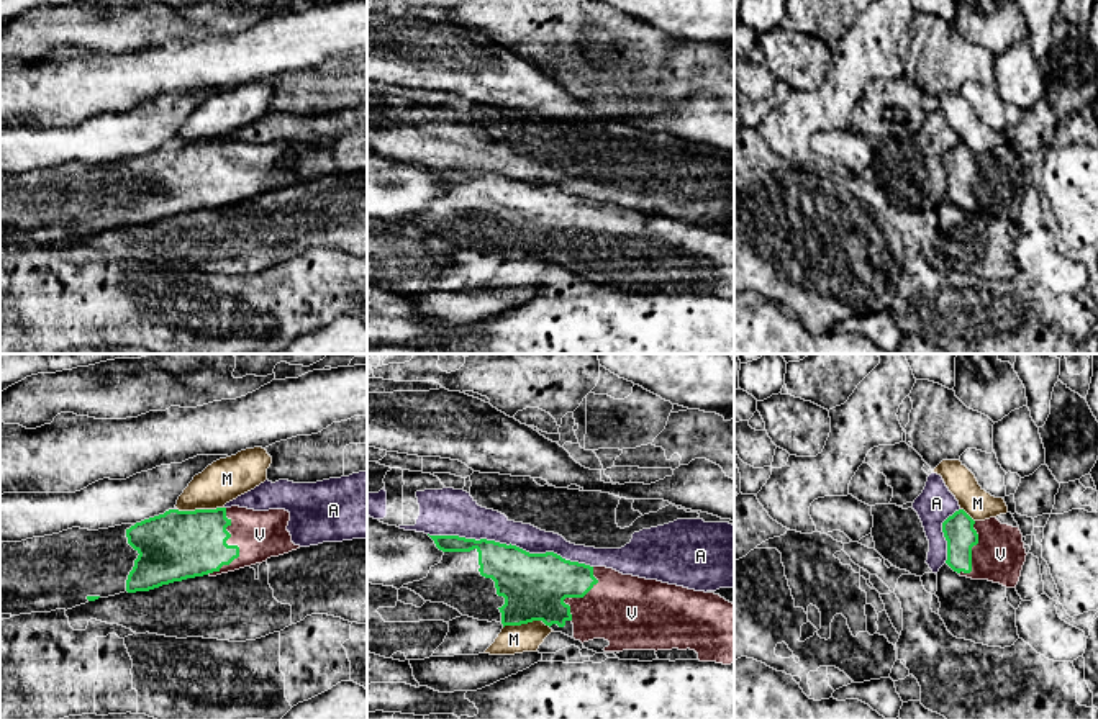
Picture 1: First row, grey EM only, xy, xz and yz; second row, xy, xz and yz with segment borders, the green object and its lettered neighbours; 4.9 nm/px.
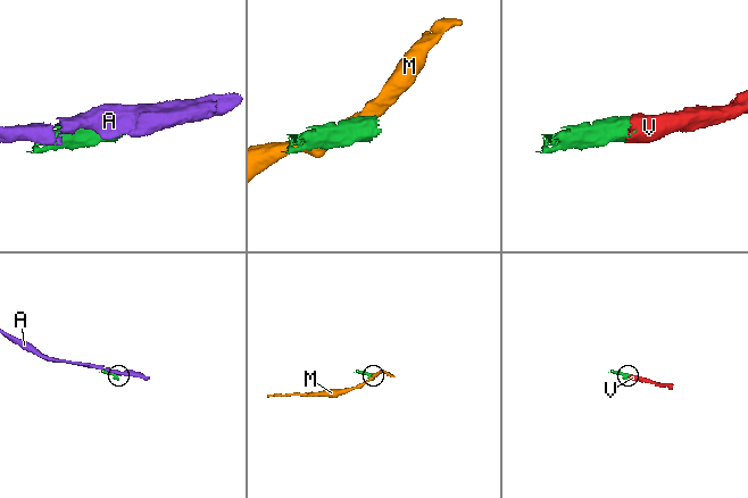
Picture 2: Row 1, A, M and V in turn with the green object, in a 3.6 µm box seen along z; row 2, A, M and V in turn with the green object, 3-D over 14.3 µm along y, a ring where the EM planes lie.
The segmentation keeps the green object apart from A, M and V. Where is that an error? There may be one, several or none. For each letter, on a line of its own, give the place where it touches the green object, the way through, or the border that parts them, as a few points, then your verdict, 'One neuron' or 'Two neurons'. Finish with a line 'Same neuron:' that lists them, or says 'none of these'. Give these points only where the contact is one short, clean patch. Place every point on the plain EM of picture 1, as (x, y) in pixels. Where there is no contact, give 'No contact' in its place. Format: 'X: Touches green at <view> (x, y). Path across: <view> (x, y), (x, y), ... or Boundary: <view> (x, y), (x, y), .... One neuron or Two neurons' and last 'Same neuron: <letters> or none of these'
A: Touches green at xz (510, 177). Two neurons
M: Touches green at xy (200, 143). Two neurons
V: Touches green at xy (235, 179). One neuron
Same neuron: V

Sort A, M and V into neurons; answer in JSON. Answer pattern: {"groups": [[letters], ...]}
{"groups": [["A"], ["M"], ["V"]]}

